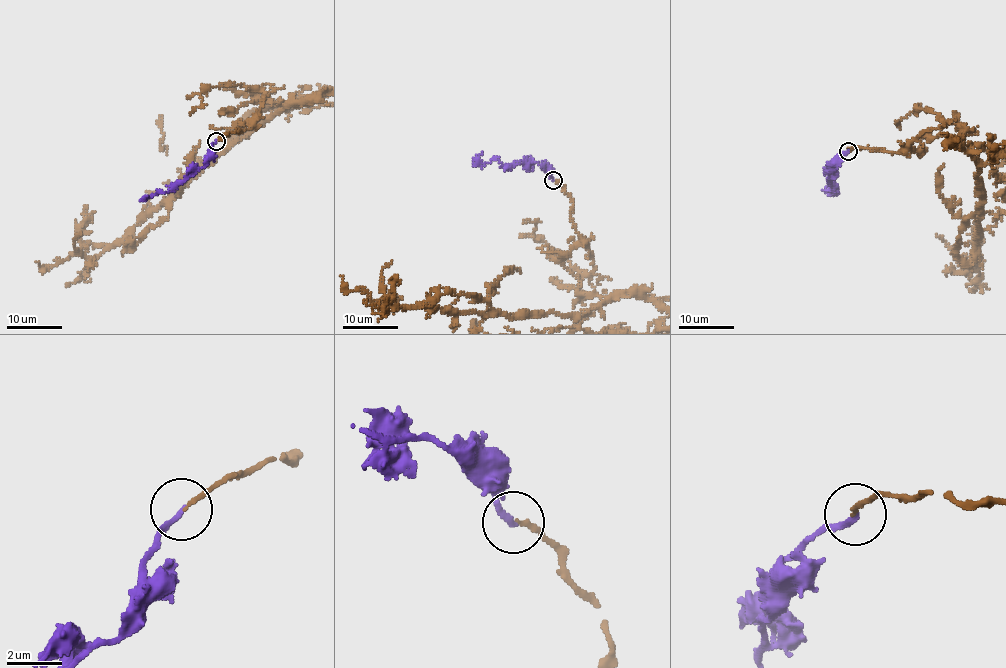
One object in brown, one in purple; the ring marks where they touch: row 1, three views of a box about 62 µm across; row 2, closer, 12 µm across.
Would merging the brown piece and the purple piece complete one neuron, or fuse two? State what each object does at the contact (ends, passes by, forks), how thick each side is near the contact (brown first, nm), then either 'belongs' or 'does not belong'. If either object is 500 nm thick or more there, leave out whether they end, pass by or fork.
brown ends; purple ends; calibres 170 and 190 nm; belongs

